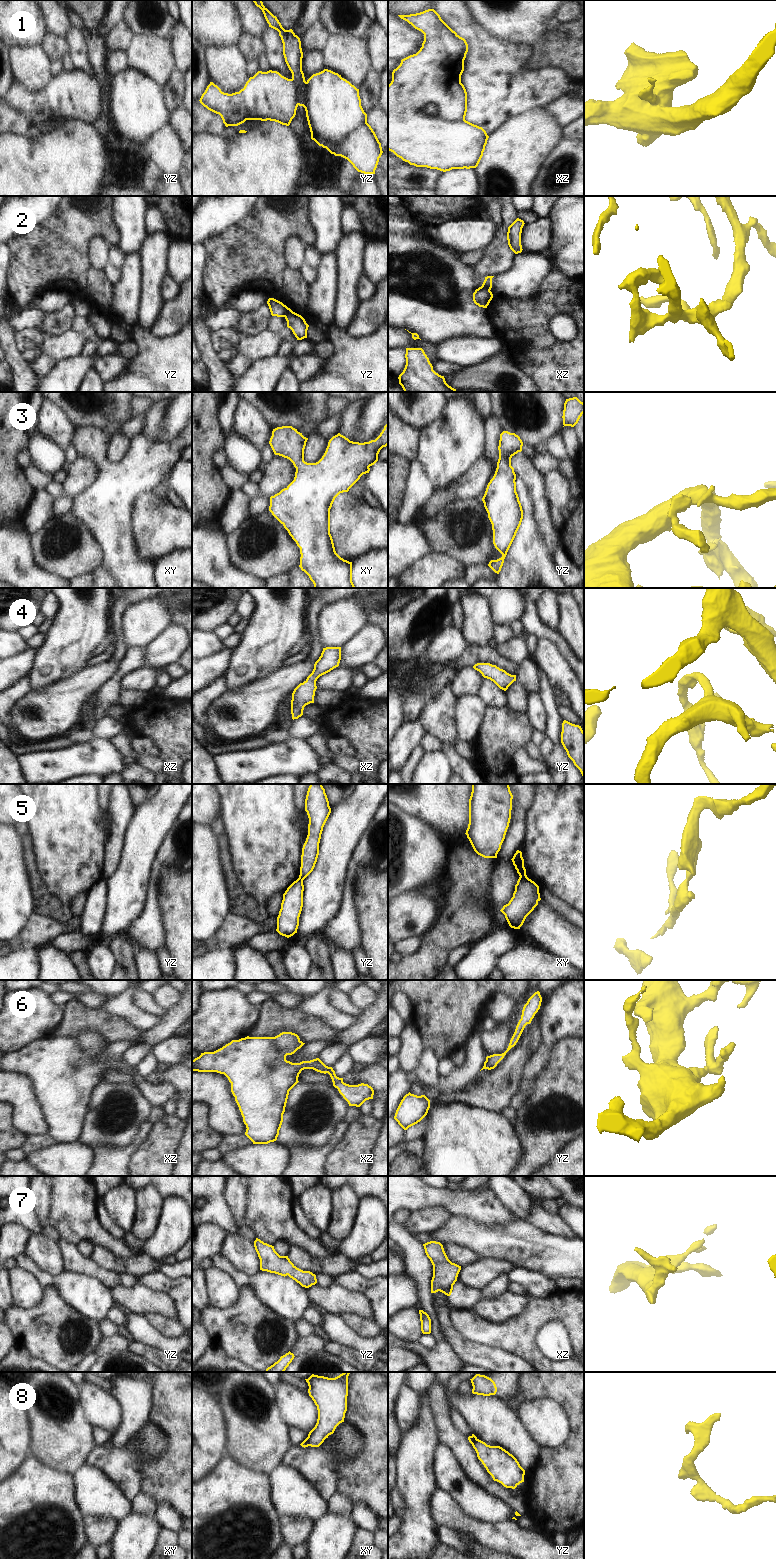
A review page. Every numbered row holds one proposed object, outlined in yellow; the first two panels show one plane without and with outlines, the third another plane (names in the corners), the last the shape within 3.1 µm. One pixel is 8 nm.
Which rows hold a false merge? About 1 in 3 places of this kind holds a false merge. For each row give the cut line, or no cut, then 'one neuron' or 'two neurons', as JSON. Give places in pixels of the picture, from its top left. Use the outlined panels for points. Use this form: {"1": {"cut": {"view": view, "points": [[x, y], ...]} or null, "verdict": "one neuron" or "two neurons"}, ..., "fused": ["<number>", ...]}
{"1": {"cut": {"view": "xz", "points": [[438, 108], [436, 114], [425, 114], [422, 111]]}, "verdict": "two neurons"}, "2": {"cut": {"view": "yz", "points": [[288, 308], [284, 316]]}, "verdict": "two neurons"}, "3": {"cut": null, "verdict": "one neuron"}, "4": {"cut": null, "verdict": "one neuron"}, "5": {"cut": {"view": "xy", "points": [[520, 875], [528, 879]]}, "verdict": "two neurons"}, "6": {"cut": null, "verdict": "one neuron"}, "7": {"cut": null, "verdict": "one neuron"}, "8": {"cut": {"view": "xy", "points": [[305, 1439], [309, 1445]]}, "verdict": "two neurons"}, "fused": ["1", "2", "5", "8"]}

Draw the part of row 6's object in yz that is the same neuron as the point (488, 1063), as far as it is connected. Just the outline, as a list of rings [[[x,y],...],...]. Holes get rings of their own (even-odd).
[[[539,991],[535,992],[528,999],[527,1003],[523,1007],[521,1019],[519,1020],[519,1022],[516,1026],[515,1032],[514,1032],[514,1034],[510,1040],[510,1043],[509,1043],[507,1050],[502,1054],[493,1054],[493,1055],[487,1056],[486,1061],[484,1062],[484,1066],[481,1070],[483,1070],[483,1069],[488,1069],[488,1070],[494,1069],[497,1066],[497,1064],[504,1058],[506,1053],[512,1047],[514,1047],[516,1045],[516,1043],[518,1042],[525,1026],[527,1024],[531,1023],[535,1014],[540,1009],[541,1002],[542,1002],[542,997],[541,997]]]

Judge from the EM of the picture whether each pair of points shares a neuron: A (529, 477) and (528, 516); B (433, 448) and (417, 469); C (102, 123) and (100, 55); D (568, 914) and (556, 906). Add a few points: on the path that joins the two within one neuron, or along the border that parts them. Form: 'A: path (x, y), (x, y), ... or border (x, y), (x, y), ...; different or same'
A: border (516, 476), (519, 476), (527, 487), (534, 517); different
B: border (417, 459), (432, 485); different
C: path (105, 106), (105, 84), (101, 77), (101, 72); same
D: path (565, 911), (559, 906); same

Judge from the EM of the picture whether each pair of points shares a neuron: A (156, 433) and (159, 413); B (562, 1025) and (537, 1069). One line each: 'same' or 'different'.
A: same
B: same

